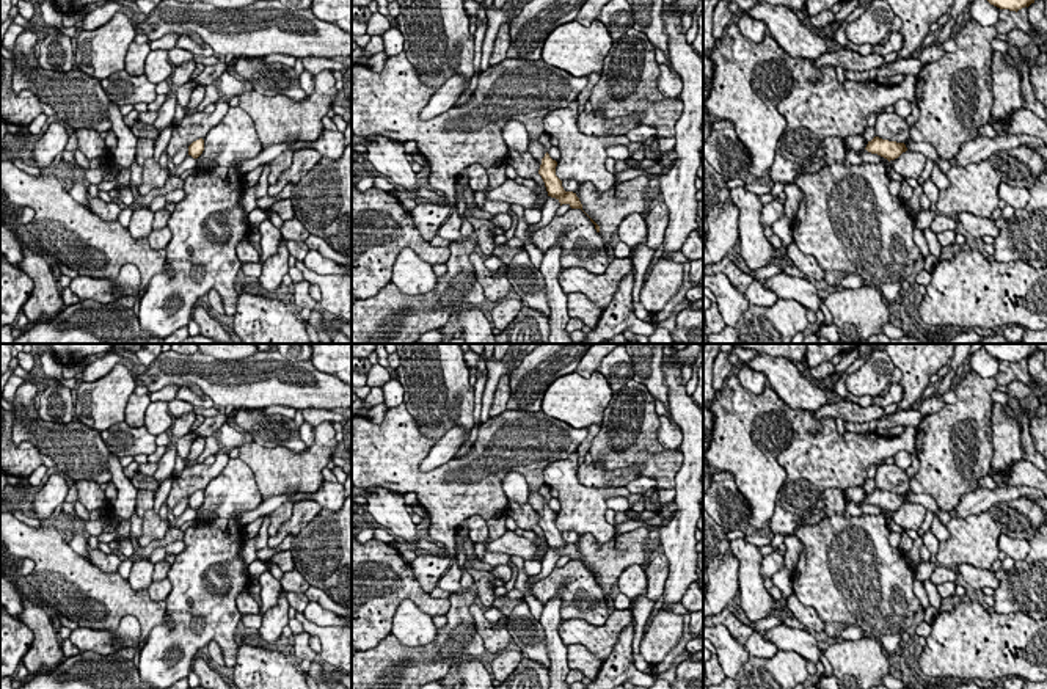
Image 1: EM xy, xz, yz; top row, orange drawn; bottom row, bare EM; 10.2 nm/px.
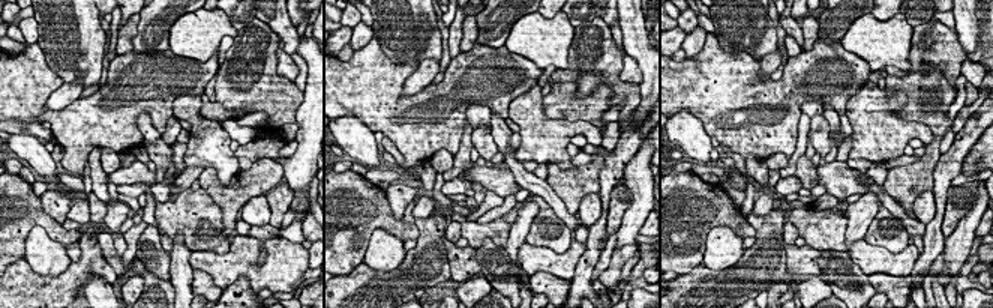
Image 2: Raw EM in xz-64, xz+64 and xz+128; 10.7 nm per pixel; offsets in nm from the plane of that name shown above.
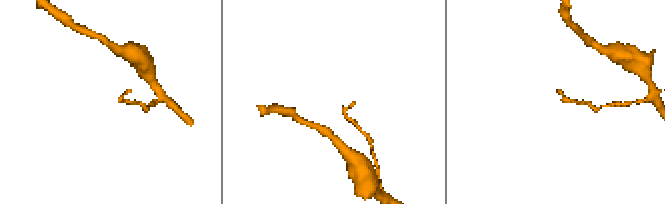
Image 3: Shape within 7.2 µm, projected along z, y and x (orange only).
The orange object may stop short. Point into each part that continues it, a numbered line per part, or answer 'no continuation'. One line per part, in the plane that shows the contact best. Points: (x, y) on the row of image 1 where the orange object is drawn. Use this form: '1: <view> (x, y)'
1: xz (536, 148)

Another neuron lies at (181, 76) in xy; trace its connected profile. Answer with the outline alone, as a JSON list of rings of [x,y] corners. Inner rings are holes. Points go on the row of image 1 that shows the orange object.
[[[188,61],[182,63],[181,66],[176,66],[171,75],[173,85],[170,93],[166,94],[166,100],[159,108],[159,118],[154,122],[154,127],[159,132],[163,132],[168,126],[174,122],[174,113],[176,113],[176,93],[181,86],[192,82],[192,74],[195,71],[196,63]]]

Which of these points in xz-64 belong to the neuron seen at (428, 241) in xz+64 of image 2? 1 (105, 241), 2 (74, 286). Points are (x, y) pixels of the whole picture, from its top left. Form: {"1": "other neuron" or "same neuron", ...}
{"1": "other neuron", "2": "same neuron"}

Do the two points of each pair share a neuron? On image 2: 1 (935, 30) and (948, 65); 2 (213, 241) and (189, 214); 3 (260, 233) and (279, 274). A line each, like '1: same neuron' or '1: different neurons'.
1: same neuron
2: same neuron
3: different neurons

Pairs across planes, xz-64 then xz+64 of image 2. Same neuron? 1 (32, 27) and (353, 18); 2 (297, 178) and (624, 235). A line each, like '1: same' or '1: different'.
1: different
2: same

